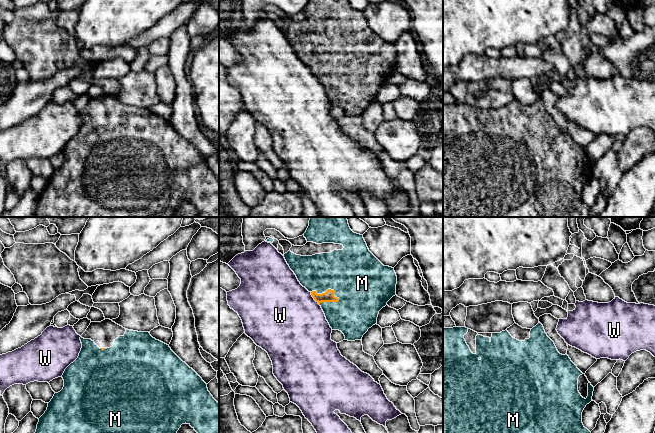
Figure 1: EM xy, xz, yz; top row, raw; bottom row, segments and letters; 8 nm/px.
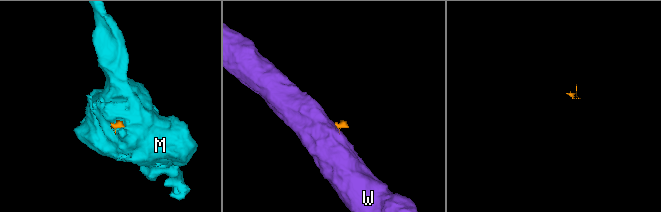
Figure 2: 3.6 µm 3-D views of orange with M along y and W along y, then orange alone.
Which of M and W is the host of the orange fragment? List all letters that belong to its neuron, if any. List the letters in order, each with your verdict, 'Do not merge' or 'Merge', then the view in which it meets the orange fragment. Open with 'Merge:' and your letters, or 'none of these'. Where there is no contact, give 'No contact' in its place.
Merge: M
M: Merge. Touches orange in xz
W: Do not merge. Touches orange in xz

